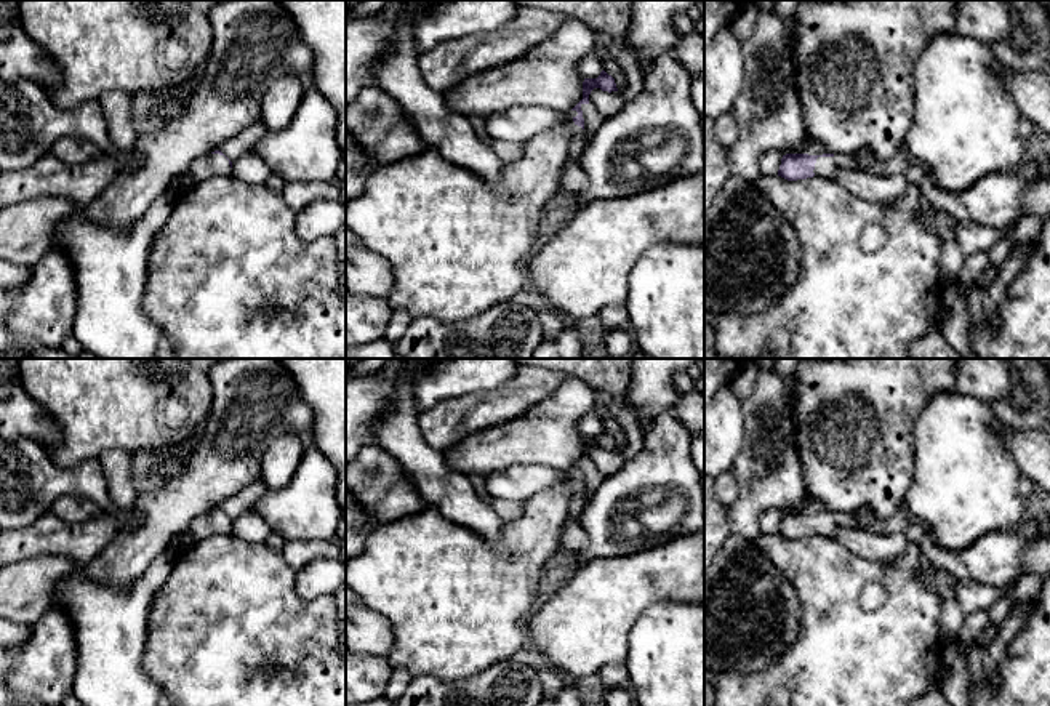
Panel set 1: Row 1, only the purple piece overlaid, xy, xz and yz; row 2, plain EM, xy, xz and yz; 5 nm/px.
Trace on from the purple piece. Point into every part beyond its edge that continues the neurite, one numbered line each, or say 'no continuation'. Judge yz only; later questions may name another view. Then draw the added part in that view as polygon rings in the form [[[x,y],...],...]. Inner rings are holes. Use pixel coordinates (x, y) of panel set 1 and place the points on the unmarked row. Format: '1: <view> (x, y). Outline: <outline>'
1: yz (825, 524). Outline: [[[818,515],[815,522],[815,535],[832,535],[839,528],[834,515]]]

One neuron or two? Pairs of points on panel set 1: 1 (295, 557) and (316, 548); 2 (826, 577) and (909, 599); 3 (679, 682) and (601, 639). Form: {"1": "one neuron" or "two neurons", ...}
{"1": "one neuron", "2": "one neuron", "3": "two neurons"}

